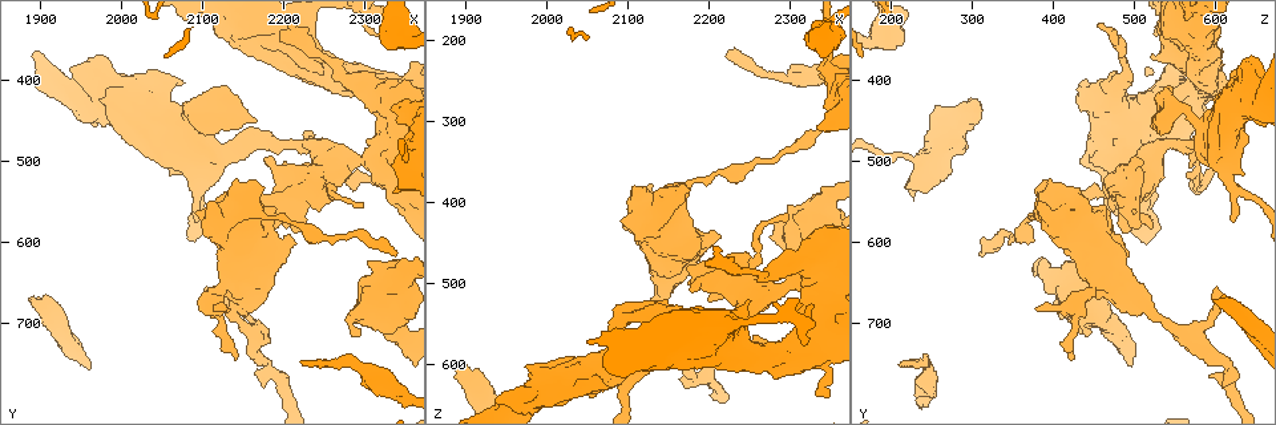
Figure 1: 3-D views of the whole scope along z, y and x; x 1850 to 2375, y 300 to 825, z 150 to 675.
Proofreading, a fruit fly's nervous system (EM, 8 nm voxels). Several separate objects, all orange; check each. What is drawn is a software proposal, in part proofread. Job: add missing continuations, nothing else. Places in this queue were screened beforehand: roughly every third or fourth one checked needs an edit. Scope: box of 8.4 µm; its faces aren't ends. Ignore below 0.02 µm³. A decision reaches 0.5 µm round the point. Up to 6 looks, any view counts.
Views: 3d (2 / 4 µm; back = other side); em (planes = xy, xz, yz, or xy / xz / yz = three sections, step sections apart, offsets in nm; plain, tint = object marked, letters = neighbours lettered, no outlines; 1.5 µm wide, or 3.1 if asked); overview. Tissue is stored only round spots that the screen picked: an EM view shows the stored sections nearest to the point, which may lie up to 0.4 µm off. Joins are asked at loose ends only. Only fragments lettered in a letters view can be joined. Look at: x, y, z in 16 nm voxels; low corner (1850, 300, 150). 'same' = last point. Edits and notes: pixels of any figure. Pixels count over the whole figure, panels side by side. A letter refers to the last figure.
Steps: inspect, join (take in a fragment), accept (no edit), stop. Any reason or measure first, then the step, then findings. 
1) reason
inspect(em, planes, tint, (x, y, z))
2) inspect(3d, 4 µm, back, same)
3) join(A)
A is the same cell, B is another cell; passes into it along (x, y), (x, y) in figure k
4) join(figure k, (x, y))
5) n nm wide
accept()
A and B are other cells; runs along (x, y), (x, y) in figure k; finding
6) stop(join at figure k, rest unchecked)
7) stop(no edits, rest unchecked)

long arm stops here
inspect(em, planes, letters, (2340, 610, 310))

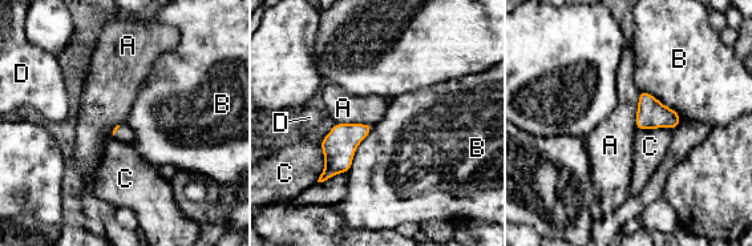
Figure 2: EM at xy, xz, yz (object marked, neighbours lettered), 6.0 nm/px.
B touches over 340 nm
accept()
A, B, C and D are other cells; border along (639, 91), (635, 128) in figure 2; none of them fits

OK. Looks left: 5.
free end
inspect(em, xz, step 8, letters, (2135, 685, 380))

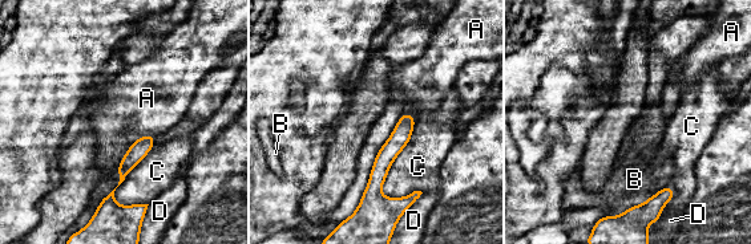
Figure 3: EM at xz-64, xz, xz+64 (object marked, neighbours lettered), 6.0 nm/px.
110 nm wide
accept()
A, B, C and D are other cells; runs along (410, 118), (386, 155), (378, 182) in figure 3; no lettered fragment goes on from it

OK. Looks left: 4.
thin end
inspect(3d, 2 µm, (2225, 750, 210))

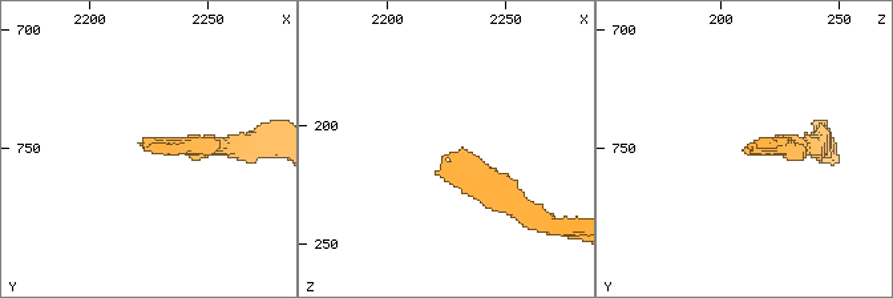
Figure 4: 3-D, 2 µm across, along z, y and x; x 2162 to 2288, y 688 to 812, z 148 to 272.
shape alone is not enough
inspect(em, xy, step 4, letters, (2225, 751, 211))

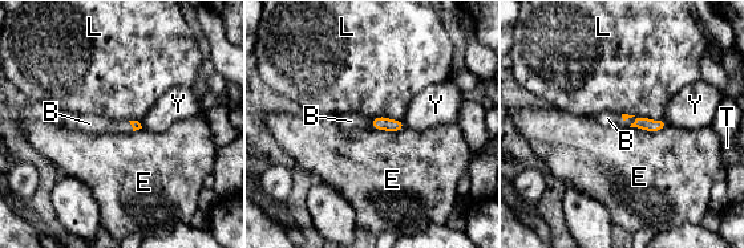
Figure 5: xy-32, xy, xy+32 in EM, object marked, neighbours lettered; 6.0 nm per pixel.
join(B)
B is the same cell, E, L, T and Y are other cells; passes into it along (380, 122), (372, 125), (351, 121) in figure 5; it goes on there

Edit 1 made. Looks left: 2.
stop(join at figure 5, rest unchecked)

